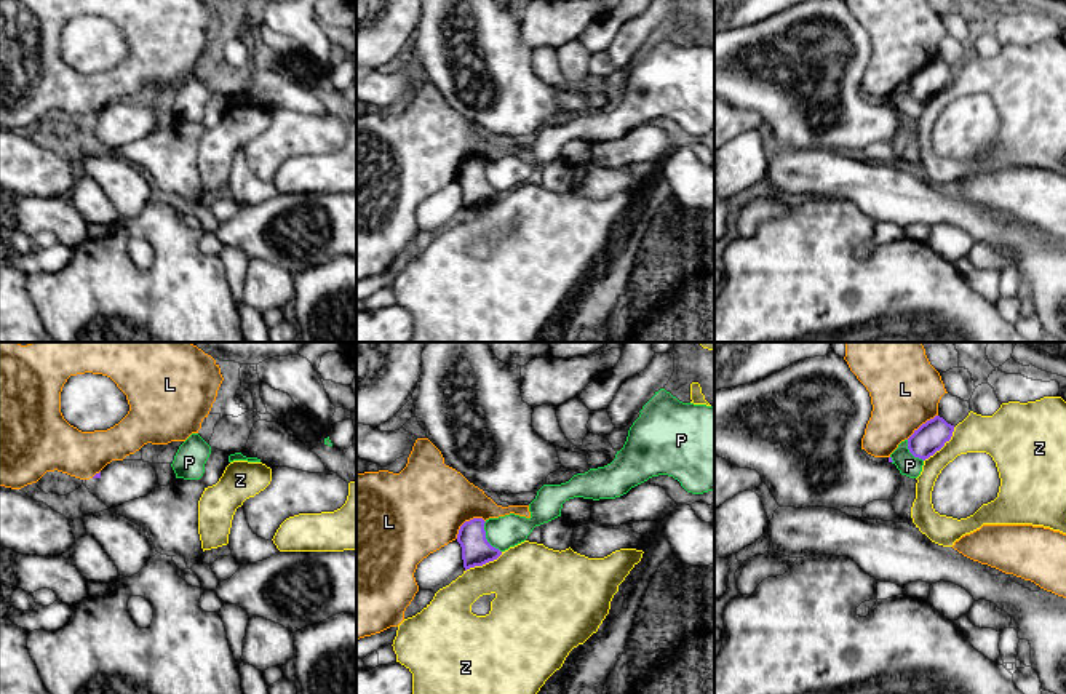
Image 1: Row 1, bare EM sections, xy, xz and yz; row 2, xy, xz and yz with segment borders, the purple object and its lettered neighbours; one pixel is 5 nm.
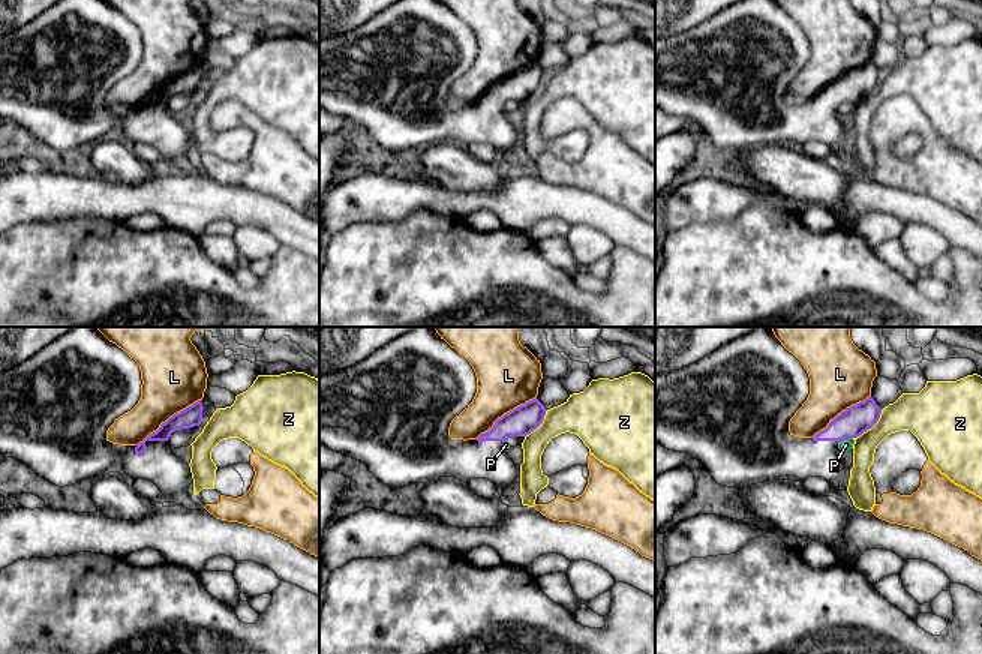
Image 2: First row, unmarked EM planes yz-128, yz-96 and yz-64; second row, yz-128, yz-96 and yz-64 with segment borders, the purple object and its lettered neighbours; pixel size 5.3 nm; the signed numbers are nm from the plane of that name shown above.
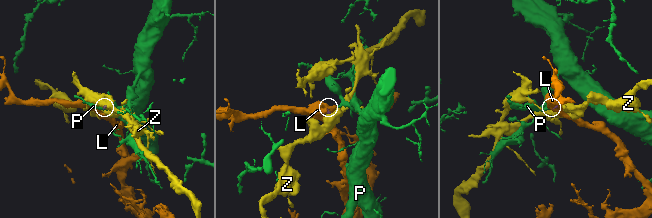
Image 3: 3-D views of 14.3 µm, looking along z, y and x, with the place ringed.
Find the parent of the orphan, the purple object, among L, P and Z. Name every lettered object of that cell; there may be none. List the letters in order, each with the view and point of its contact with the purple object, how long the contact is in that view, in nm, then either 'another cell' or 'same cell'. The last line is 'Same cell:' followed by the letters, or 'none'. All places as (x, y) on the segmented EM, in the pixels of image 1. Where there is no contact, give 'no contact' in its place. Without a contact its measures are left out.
L: meets purple in xz at (467, 522); contact 180 nm long; another cell
P: meets purple in xz at (485, 538); contact 180 nm long; another cell
Z: meets purple in yz at (942, 446); contact 240 nm long; another cell
Same cell: none

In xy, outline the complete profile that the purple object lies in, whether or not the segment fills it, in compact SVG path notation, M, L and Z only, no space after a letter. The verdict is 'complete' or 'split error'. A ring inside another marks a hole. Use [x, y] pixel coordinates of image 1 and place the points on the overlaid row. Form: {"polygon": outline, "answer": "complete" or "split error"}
{"polygon": "M112 461L93 478L86 488L109 509L147 496L158 483L152 464L144 461Z", "answer": "split error"}

